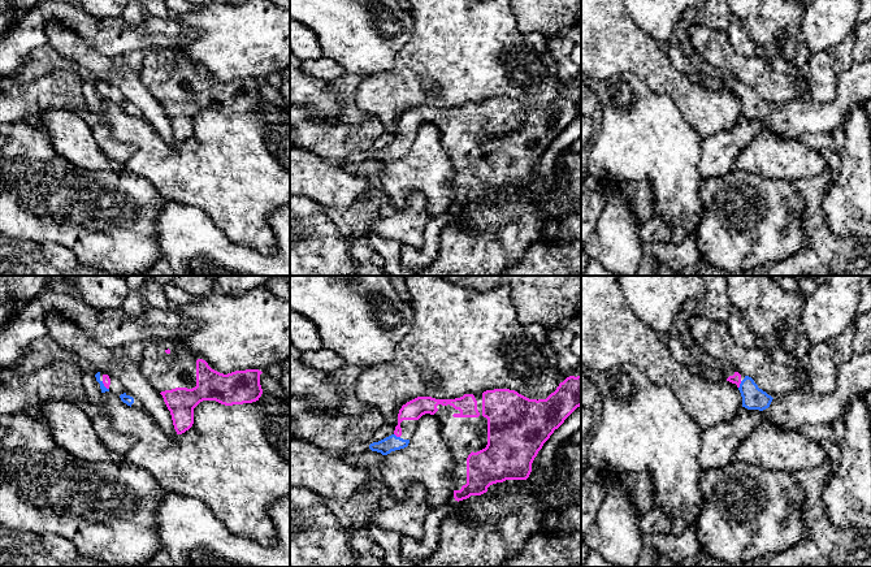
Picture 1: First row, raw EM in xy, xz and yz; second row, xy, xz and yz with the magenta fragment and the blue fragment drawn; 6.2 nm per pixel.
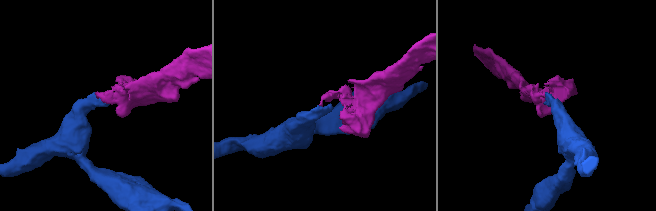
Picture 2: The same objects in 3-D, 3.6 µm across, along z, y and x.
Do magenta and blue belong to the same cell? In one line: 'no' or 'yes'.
yes

